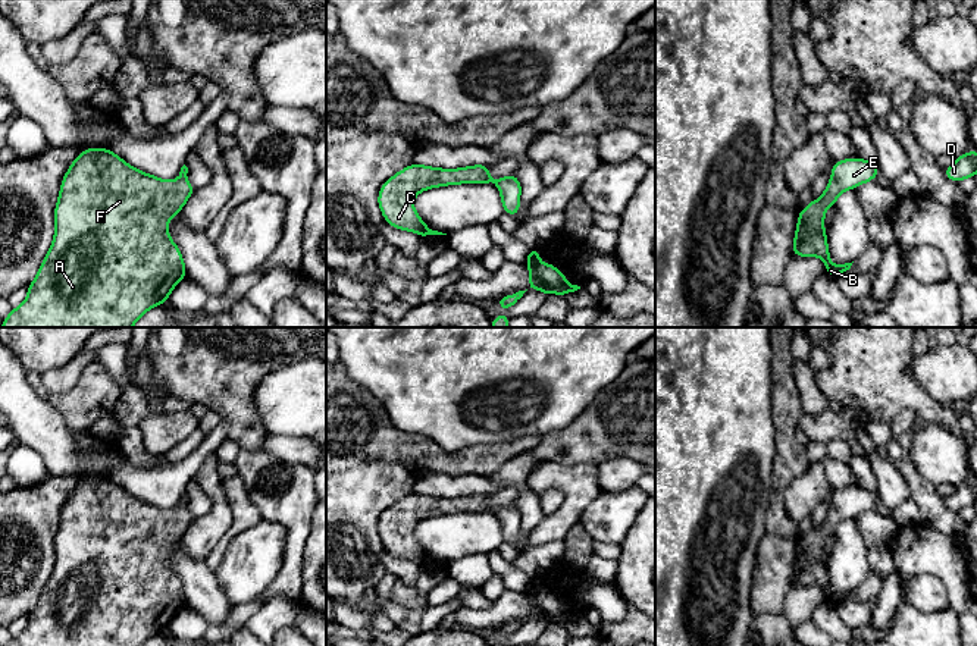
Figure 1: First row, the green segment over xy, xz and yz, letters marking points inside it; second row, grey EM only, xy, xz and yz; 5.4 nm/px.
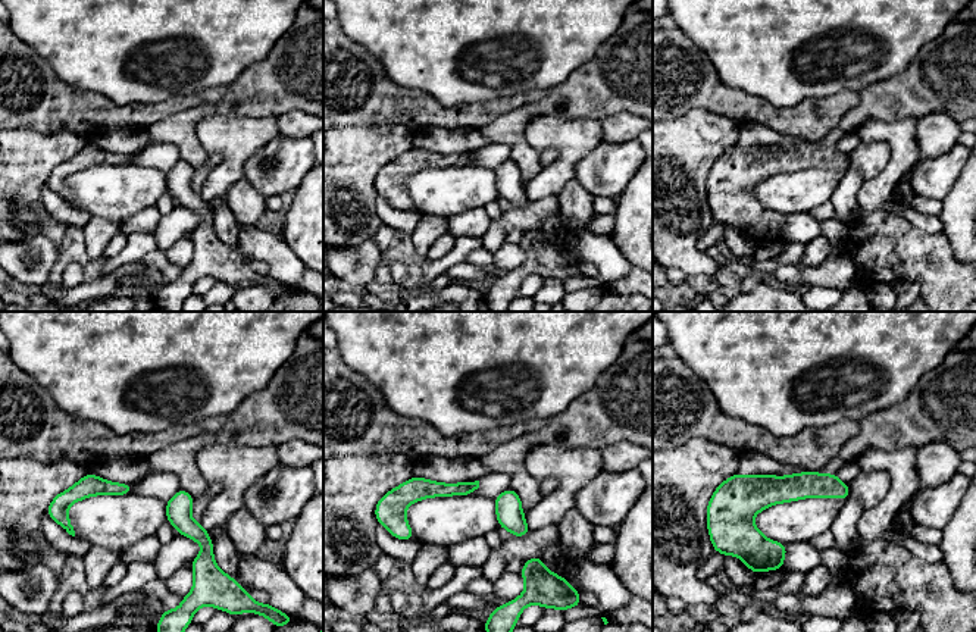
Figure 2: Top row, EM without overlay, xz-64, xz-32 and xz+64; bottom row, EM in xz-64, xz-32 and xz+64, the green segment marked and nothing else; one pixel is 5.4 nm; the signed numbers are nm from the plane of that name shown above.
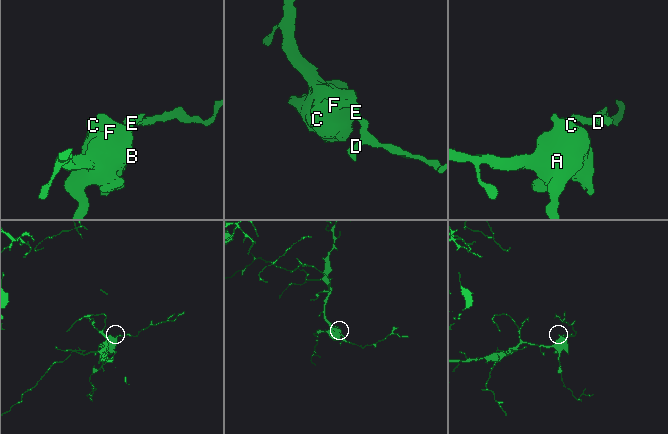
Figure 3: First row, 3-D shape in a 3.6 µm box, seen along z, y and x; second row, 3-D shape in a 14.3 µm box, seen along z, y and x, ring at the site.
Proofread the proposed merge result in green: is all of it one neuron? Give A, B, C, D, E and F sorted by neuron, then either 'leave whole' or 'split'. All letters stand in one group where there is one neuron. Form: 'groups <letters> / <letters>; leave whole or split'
groups A B C D E F; leave whole

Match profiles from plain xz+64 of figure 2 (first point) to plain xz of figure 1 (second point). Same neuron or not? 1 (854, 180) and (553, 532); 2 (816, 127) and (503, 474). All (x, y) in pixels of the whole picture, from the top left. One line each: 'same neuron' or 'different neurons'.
1: different neurons
2: different neurons

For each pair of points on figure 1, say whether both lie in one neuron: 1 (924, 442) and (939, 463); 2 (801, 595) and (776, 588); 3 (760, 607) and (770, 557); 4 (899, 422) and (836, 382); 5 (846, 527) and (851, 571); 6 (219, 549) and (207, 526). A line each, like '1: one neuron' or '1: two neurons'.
1: one neuron
2: two neurons
3: one neuron
4: two neurons
5: one neuron
6: two neurons

